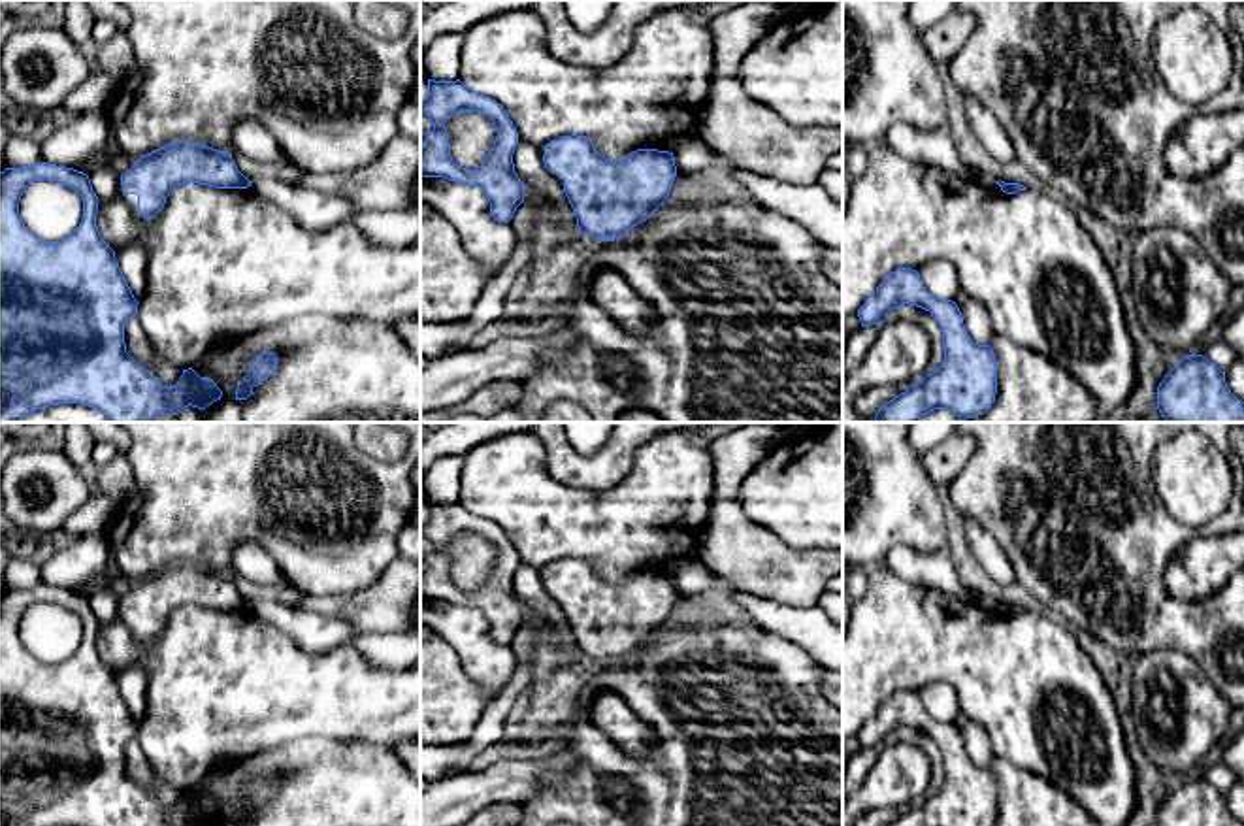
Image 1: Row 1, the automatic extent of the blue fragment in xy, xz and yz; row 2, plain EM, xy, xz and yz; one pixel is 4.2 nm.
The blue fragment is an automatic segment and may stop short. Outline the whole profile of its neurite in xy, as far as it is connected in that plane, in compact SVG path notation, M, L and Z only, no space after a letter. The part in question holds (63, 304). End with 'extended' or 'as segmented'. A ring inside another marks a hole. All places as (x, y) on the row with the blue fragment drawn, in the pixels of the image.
M38 162L0 172L0 422L19 422L38 409L58 404L89 405L104 413L109 422L155 422L166 409L173 415L188 405L204 411L222 396L213 379L200 377L192 368L183 370L173 387L162 387L126 353L124 324L136 317L139 302L123 277L115 251L98 232L98 202L89 175L74 168ZM41 179L66 185L83 200L83 219L66 240L40 240L19 215L23 192L30 183Z; as segmented

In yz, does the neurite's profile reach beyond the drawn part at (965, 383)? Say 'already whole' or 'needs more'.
already whole

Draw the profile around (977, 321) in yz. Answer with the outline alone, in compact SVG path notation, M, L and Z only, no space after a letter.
M971 298L958 304L958 307L961 311L963 324L971 339L978 345L990 345L995 332L991 328L991 319L986 307Z

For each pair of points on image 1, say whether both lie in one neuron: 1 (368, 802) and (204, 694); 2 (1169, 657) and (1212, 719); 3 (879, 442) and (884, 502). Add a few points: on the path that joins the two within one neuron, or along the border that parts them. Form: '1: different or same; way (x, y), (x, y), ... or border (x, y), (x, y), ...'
1: different; border (325, 738), (294, 738), (249, 755), (240, 762)
2: same; way (1184, 672), (1194, 685), (1199, 704)
3: same; way (883, 457), (884, 487)

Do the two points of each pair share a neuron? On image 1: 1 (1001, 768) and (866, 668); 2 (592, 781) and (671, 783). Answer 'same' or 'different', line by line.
1: different
2: same

